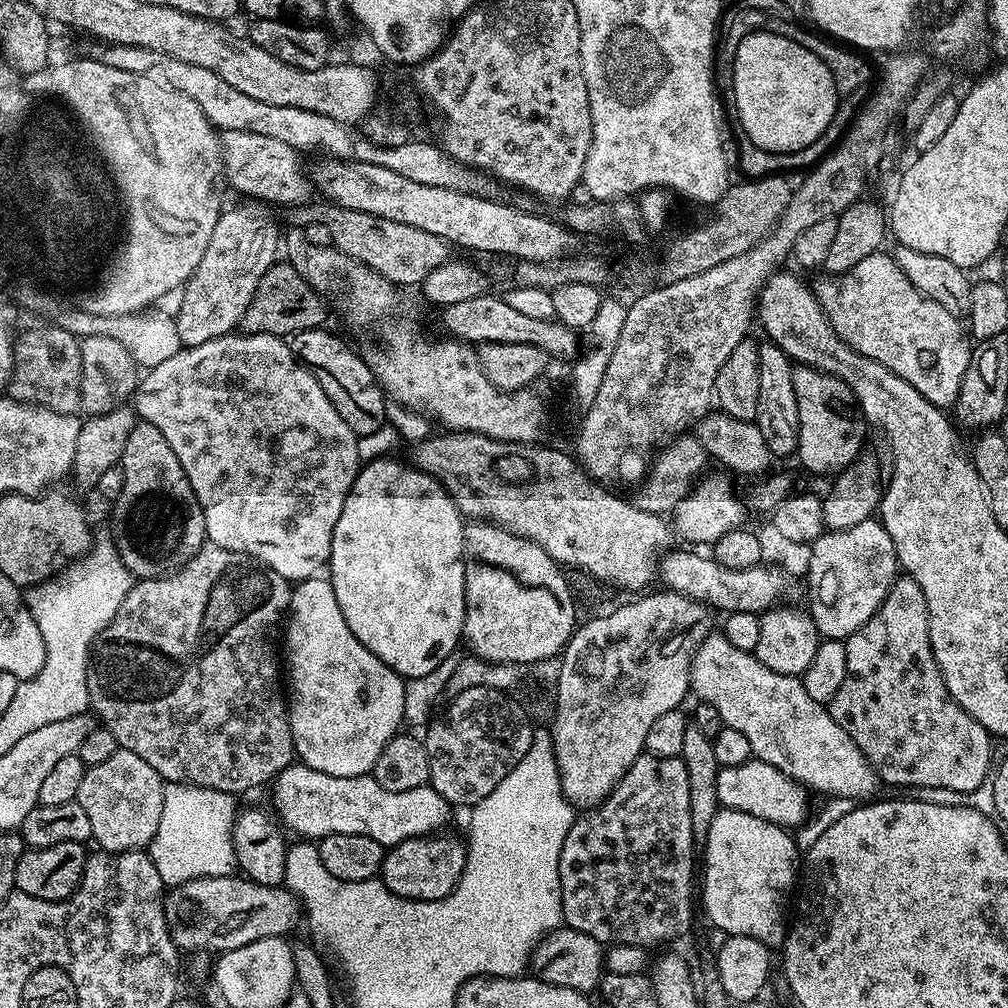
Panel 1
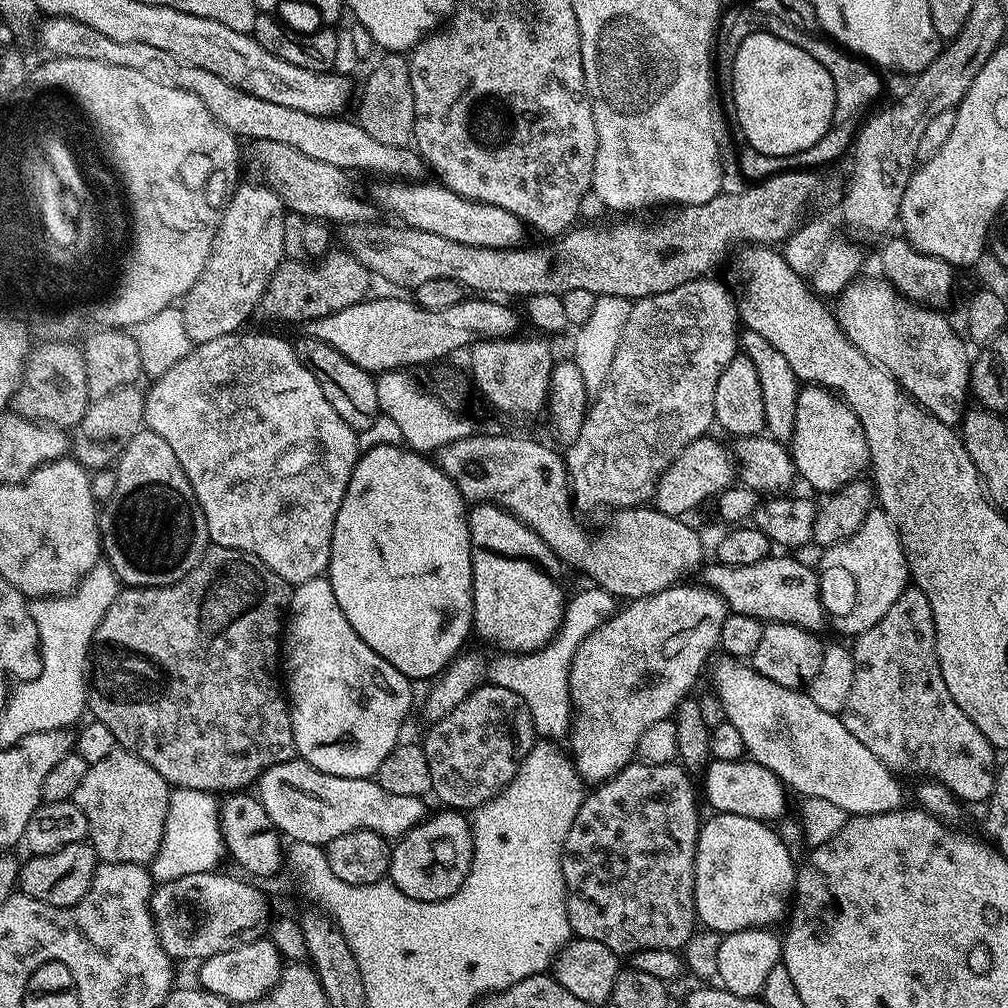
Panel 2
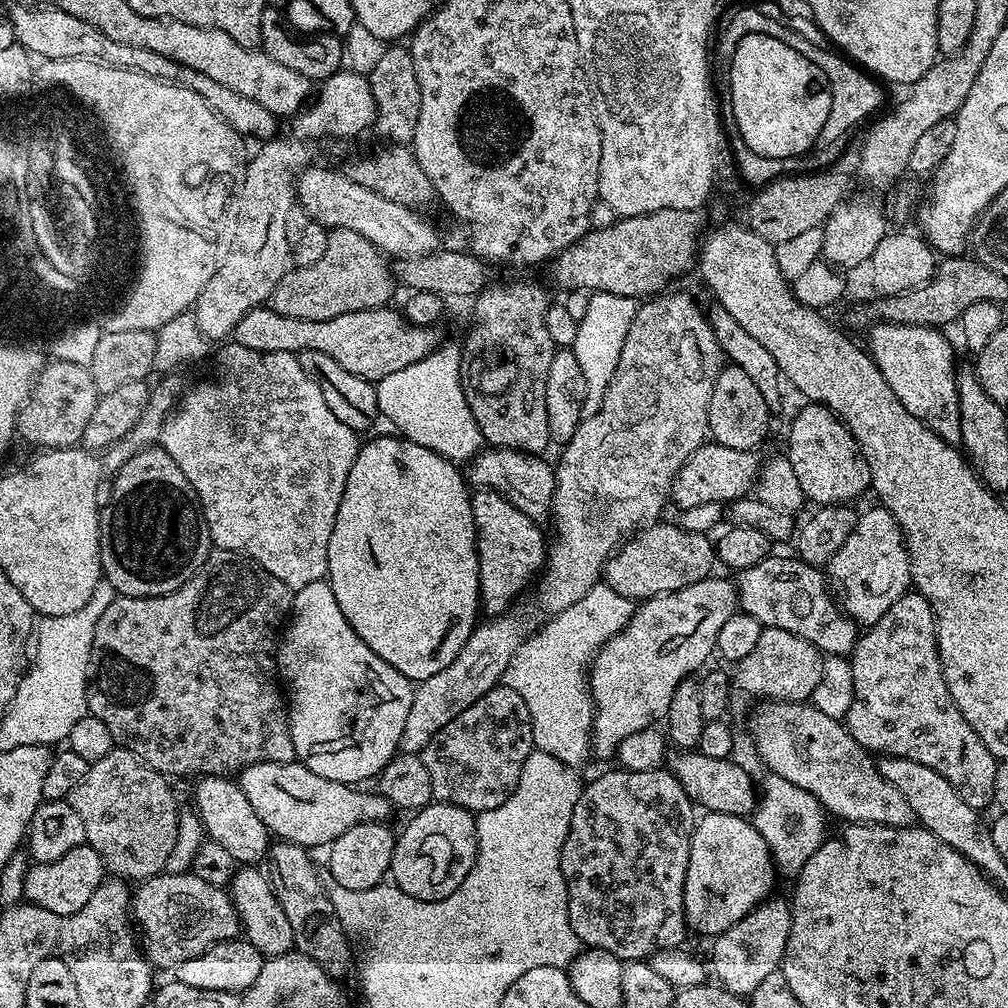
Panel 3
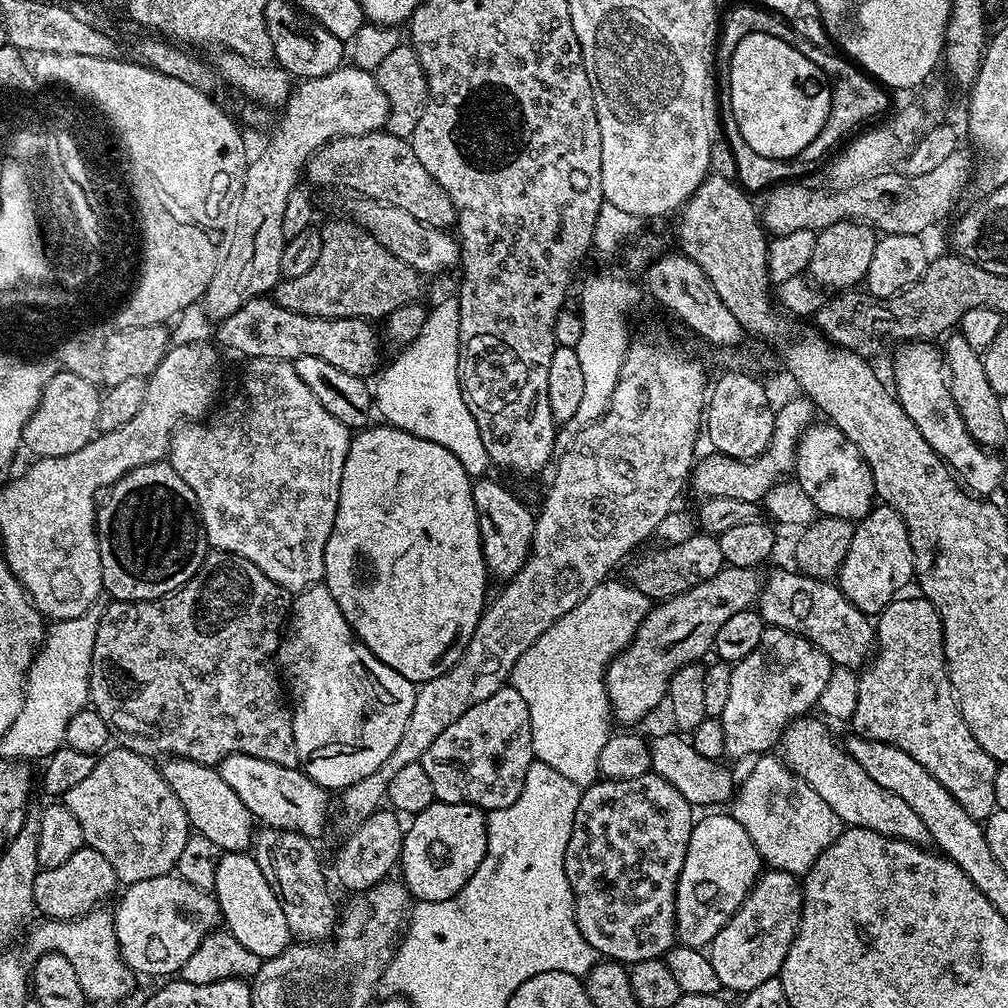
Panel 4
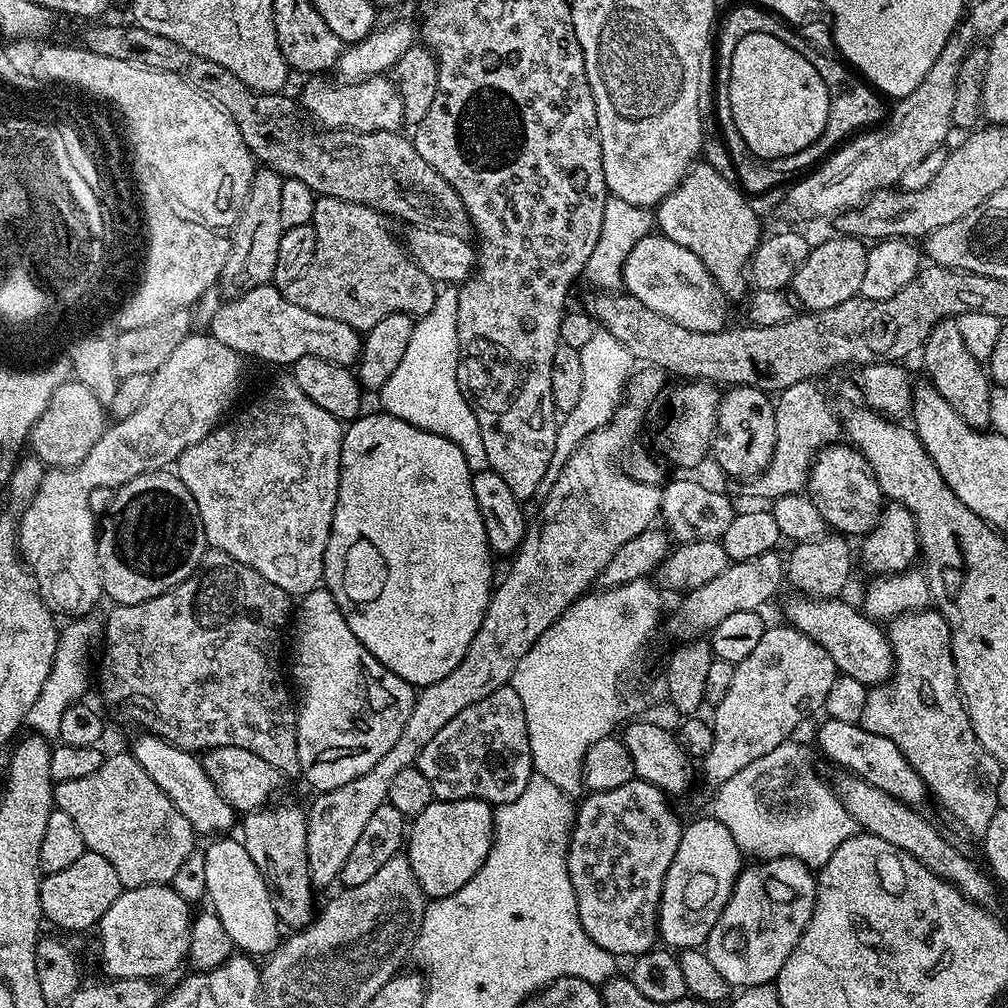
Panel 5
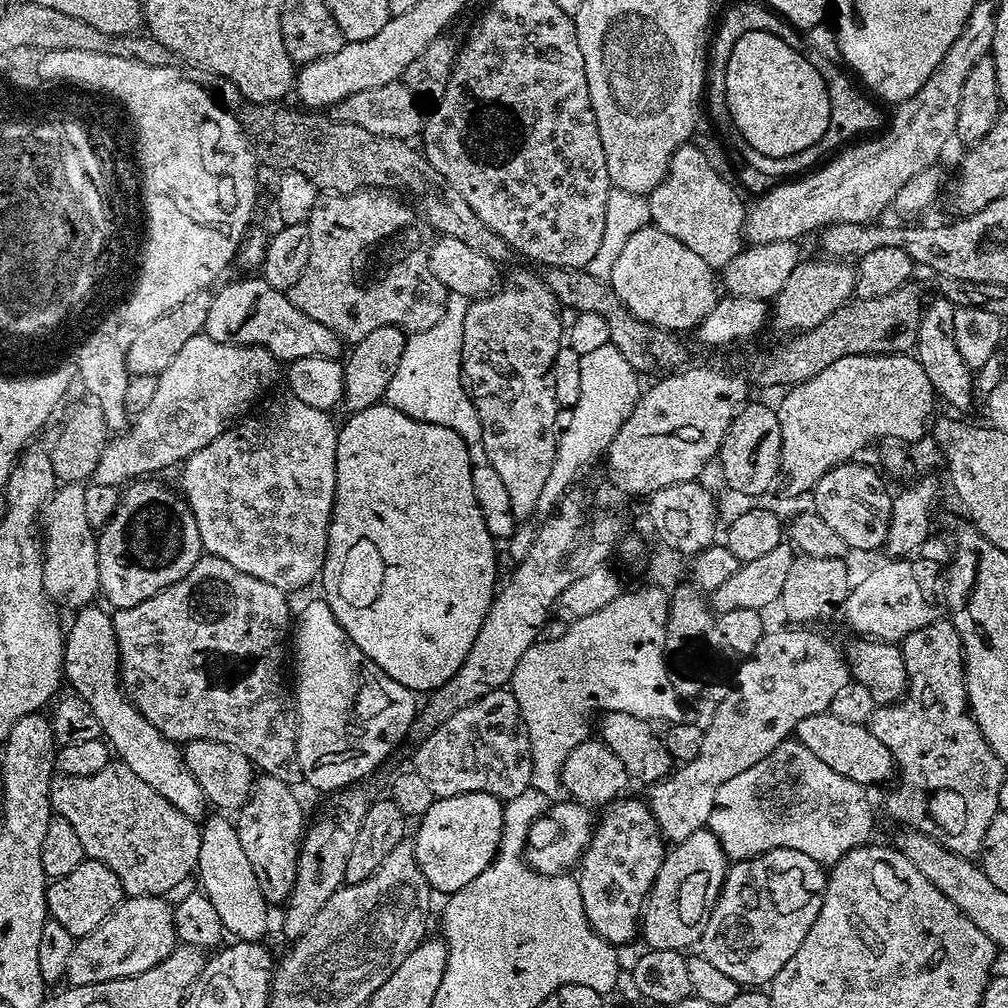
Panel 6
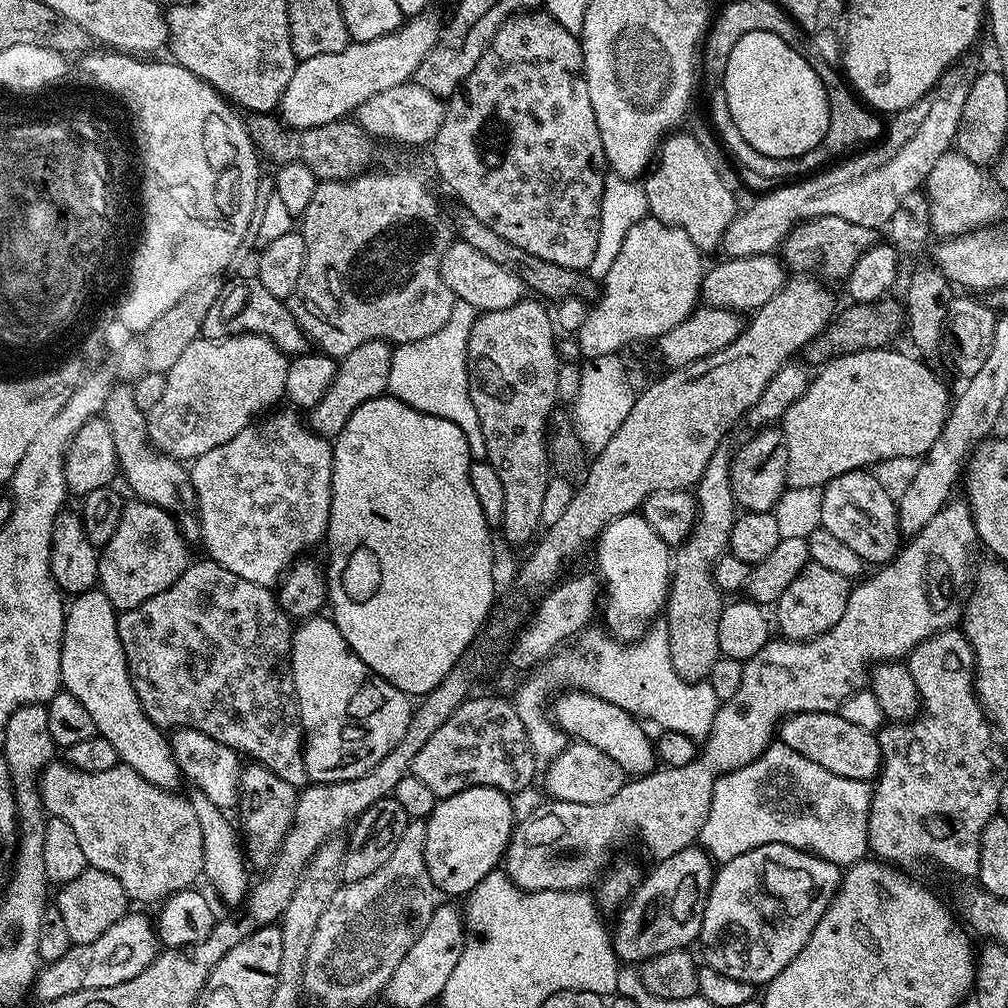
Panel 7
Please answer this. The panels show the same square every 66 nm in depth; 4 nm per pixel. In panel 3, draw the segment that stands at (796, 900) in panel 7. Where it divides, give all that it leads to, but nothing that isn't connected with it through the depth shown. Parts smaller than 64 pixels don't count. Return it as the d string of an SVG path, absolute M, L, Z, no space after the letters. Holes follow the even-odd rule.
M787 899L770 900L756 904L752 911L747 912L734 926L730 926L711 941L711 971L727 991L735 992L744 998L763 982L769 974L774 974L782 964L786 942L790 938L792 910Z

